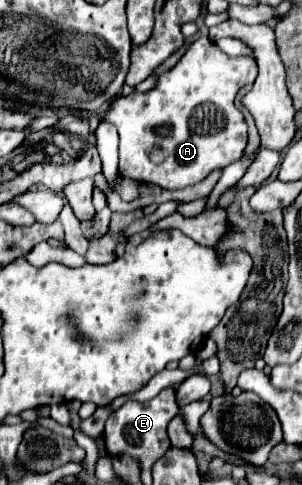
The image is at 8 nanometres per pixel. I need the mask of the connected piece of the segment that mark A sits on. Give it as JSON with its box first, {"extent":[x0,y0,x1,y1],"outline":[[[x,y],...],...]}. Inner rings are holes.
{"extent":[100,35,257,189],"outline":[[[207,35],[197,37],[179,59],[179,63],[167,73],[159,75],[157,87],[147,93],[133,91],[127,97],[115,97],[109,105],[109,111],[100,121],[113,123],[119,131],[119,173],[139,183],[155,183],[163,189],[183,189],[205,179],[213,169],[225,167],[241,159],[247,145],[247,121],[243,113],[235,107],[235,97],[241,87],[253,83],[257,69],[251,65],[251,57],[227,57],[217,43]],[[153,153],[161,153],[157,161],[151,159]]]}

